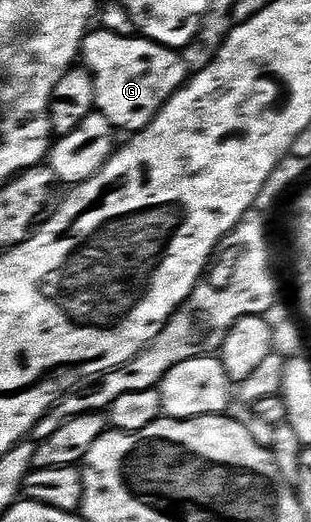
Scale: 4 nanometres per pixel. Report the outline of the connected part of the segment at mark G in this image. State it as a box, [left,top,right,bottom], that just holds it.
[80,29,187,132]

